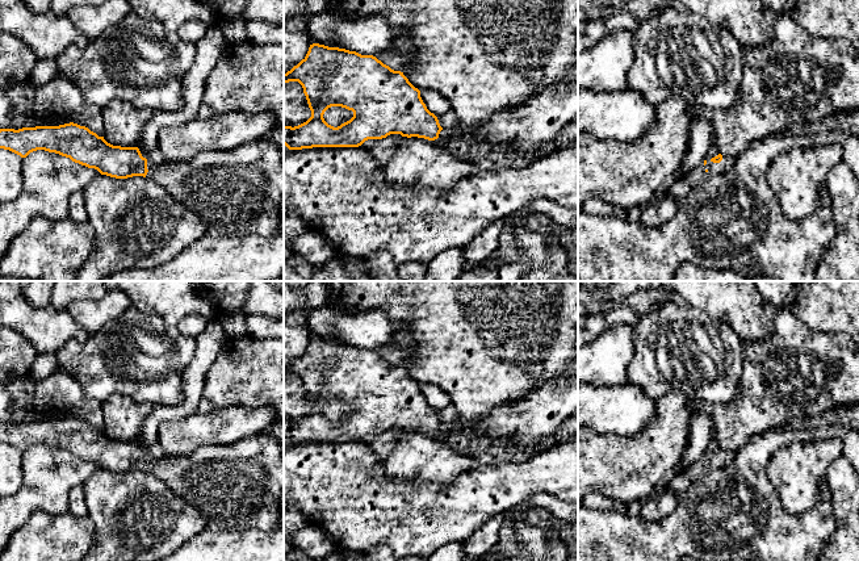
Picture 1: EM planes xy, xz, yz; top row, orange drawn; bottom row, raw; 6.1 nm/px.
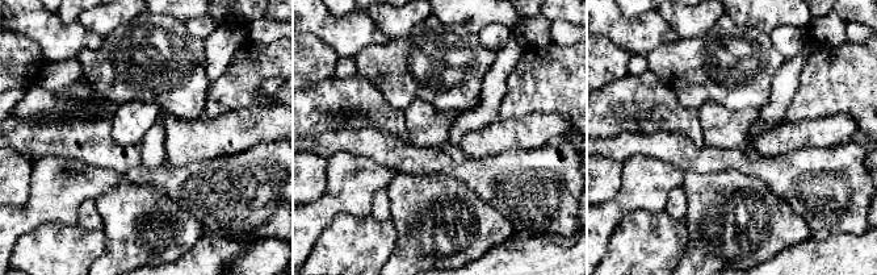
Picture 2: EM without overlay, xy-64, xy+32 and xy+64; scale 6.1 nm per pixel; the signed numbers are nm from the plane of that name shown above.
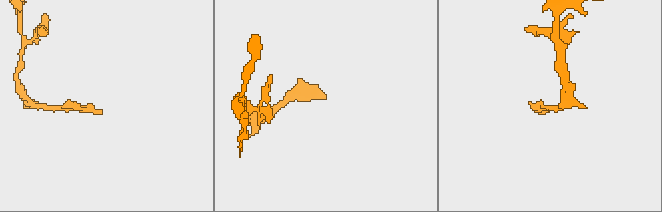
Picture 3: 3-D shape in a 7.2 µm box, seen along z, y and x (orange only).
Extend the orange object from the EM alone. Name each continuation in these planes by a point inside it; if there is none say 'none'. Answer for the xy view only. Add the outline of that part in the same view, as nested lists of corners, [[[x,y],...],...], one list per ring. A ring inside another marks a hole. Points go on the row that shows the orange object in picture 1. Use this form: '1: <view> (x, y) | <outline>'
1: xy (235, 192) | [[[269,139],[247,142],[239,147],[225,151],[206,151],[197,156],[152,164],[147,160],[146,177],[152,179],[165,189],[169,197],[193,212],[206,226],[208,235],[276,235],[281,231],[278,204],[284,196],[284,151]]]

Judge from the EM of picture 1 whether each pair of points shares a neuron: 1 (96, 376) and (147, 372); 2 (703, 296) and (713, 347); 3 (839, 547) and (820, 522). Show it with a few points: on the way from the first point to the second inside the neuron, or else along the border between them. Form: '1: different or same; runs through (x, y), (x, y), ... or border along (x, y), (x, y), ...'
1: same; runs through (109, 372), (134, 372)
2: different; border along (681, 298), (725, 322), (733, 330)
3: different; border along (833, 506), (834, 534), (822, 547)

